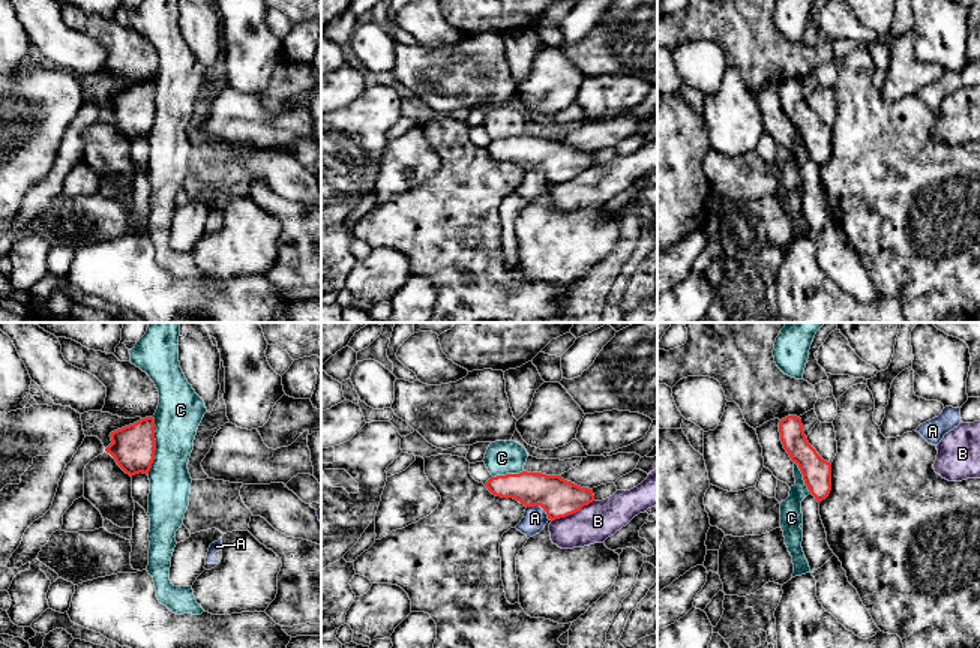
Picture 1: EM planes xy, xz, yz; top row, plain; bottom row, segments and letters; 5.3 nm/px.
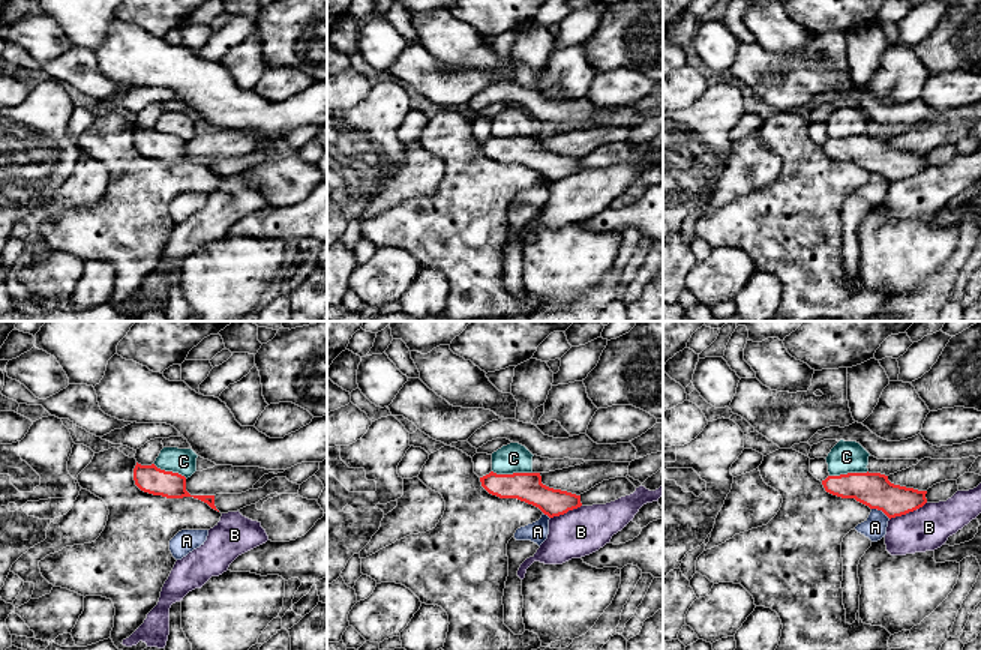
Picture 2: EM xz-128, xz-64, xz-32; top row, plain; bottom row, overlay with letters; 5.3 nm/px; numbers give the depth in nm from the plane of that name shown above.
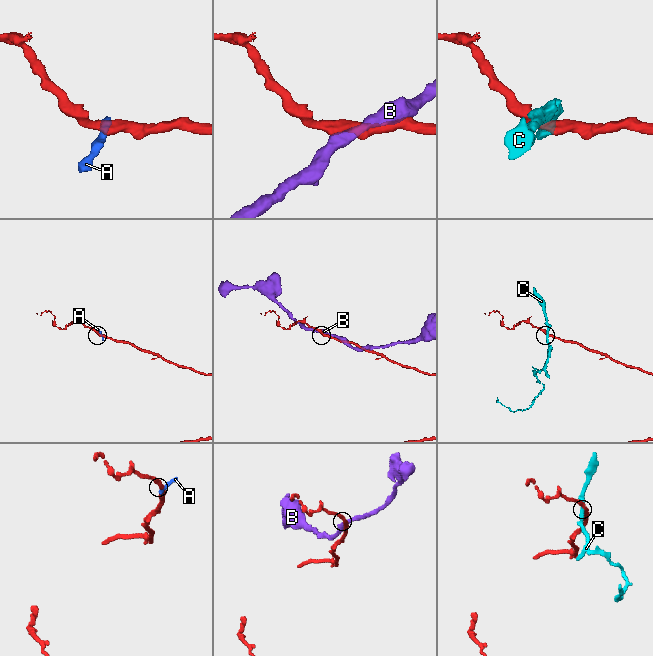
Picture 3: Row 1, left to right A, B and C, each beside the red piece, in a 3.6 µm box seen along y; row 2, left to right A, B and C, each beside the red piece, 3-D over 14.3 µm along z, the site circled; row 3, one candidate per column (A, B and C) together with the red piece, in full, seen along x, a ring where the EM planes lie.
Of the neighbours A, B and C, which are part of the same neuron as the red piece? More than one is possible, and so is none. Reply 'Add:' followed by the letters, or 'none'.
Add: none

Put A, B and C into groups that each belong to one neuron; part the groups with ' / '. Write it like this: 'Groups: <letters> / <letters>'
Groups: A / B / C

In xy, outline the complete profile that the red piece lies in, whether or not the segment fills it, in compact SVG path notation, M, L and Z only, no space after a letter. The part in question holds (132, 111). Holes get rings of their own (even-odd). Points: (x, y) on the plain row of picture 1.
M146 81L140 86L111 96L111 108L105 112L117 129L131 141L149 138L155 124L155 82Z

